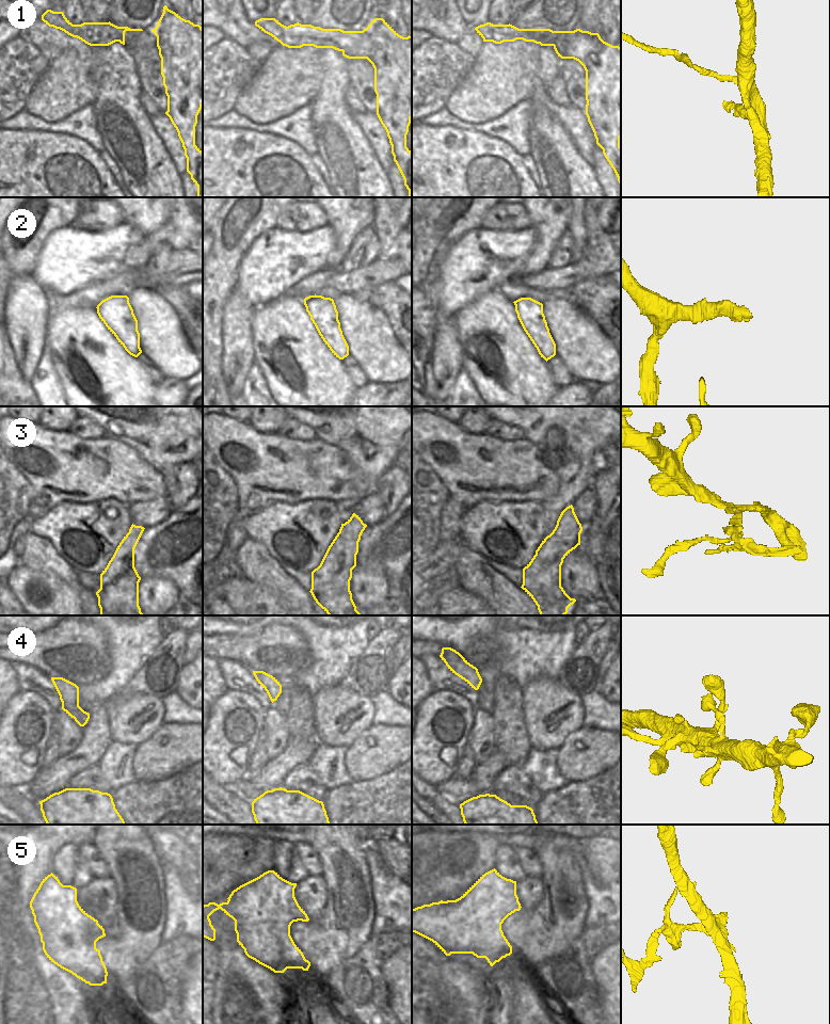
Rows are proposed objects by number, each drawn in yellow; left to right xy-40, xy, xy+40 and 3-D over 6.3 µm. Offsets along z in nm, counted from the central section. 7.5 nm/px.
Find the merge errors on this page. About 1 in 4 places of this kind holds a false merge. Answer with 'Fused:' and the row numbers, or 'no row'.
Fused: 1, 3, 5

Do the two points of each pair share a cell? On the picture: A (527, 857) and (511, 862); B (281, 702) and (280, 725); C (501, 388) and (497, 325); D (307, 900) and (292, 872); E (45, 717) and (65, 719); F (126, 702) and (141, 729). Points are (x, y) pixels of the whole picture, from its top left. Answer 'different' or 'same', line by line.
A: different
B: different
C: same
D: different
E: different
F: same

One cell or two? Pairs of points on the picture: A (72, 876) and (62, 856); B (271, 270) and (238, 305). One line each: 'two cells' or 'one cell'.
A: one cell
B: two cells

